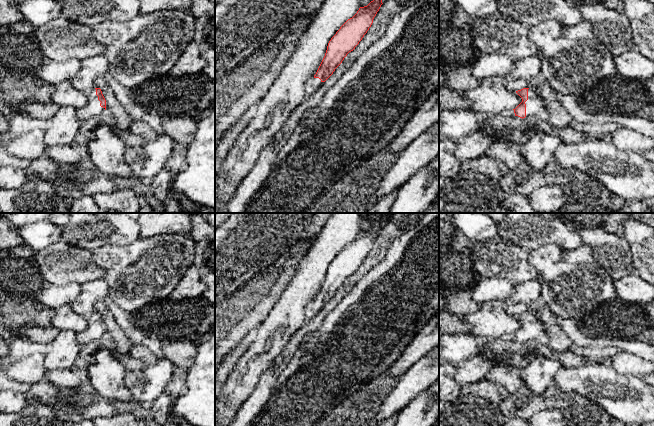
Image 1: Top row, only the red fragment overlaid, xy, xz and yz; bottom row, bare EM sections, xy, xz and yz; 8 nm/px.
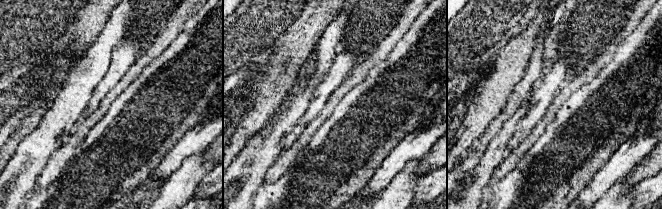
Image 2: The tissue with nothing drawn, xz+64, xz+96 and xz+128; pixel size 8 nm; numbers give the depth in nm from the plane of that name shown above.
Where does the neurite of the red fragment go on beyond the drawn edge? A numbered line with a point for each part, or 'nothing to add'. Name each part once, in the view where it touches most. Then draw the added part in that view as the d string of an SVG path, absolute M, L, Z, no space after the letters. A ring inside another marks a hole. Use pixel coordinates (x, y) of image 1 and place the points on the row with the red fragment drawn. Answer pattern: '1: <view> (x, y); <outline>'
1: yz (534, 107); M534 88L528 89L528 100L526 104L526 117L536 116L541 119L547 118L547 109L543 105L541 98L535 92Z

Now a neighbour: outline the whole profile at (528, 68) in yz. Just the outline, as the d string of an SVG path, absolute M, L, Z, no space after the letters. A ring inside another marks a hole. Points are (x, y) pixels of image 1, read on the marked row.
M537 56L516 60L510 74L503 77L509 90L529 88L529 81L541 75L541 62Z

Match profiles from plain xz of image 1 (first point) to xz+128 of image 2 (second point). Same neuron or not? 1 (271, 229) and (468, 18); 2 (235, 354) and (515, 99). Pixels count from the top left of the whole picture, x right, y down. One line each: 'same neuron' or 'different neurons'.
1: same neuron
2: different neurons

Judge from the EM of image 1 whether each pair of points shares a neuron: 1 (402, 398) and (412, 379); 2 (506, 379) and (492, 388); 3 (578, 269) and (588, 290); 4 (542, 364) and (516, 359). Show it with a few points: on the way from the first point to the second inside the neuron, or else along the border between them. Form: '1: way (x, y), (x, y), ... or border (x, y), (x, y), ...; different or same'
1: way (403, 393), (410, 384); same
2: border (484, 378), (498, 383), (509, 393); different
3: way (583, 274), (588, 279), (588, 285); same
4: border (535, 351), (529, 356), (528, 362), (520, 368); different

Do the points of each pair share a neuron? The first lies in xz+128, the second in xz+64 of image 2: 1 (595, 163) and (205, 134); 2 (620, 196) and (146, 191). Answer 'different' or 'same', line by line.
1: different
2: different

